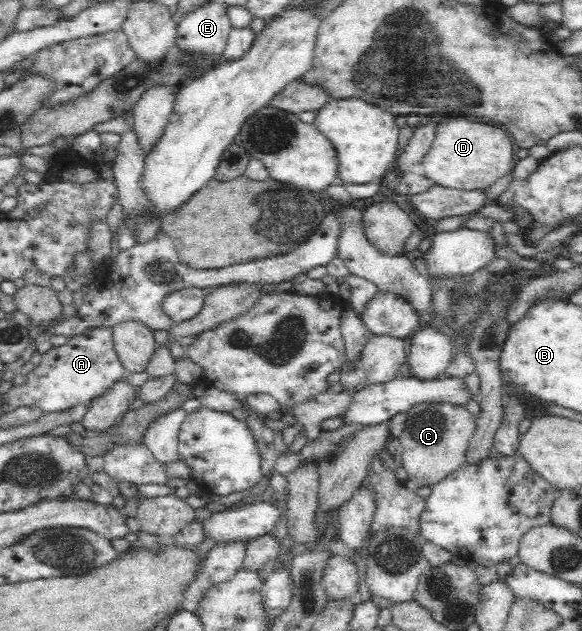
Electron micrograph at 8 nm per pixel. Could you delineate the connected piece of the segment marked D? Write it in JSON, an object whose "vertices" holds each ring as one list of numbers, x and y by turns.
{"vertices":[[447,115,442,117,435,130,435,138,422,158,424,176,436,185,458,190,486,189,496,180,513,173,516,160,516,143,511,135,496,125,479,119]]}

